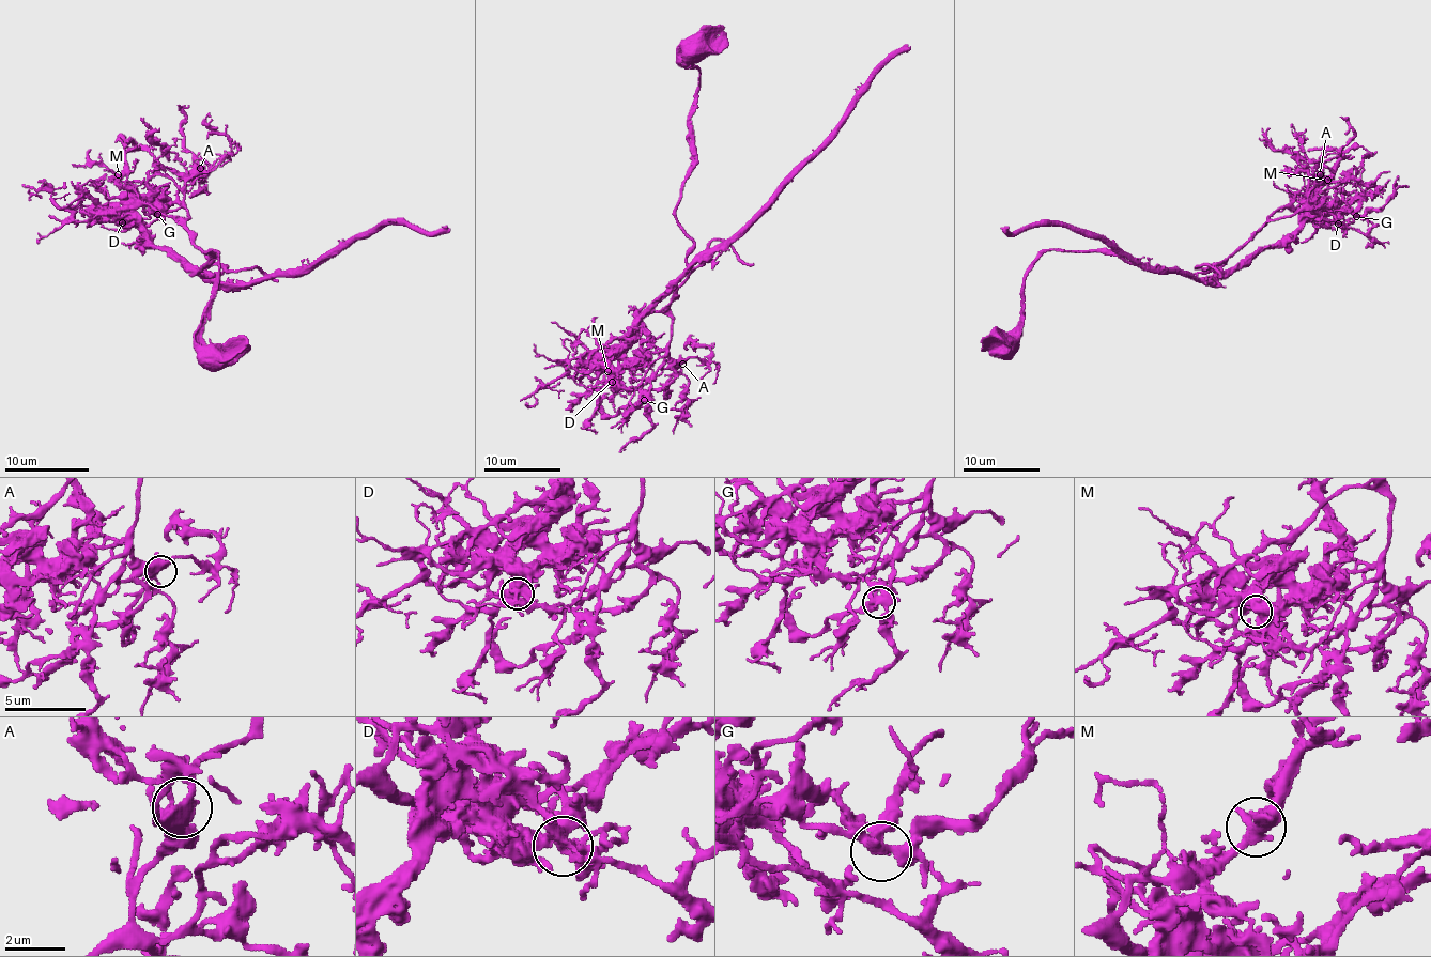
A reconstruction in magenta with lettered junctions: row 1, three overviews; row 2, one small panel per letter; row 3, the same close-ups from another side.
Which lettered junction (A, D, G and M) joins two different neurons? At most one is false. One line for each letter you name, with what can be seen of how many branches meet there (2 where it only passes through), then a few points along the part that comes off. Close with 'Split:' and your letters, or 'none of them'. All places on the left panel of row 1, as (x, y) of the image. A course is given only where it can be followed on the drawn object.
D: 5 | (122, 222), (124, 207), (155, 246), (170, 248), (217, 281), (306, 274), (380, 225), (449, 229)
Split: D

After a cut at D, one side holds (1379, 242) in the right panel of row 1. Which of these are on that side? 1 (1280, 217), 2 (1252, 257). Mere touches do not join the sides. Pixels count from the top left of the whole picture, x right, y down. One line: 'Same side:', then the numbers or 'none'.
Same side: 1

